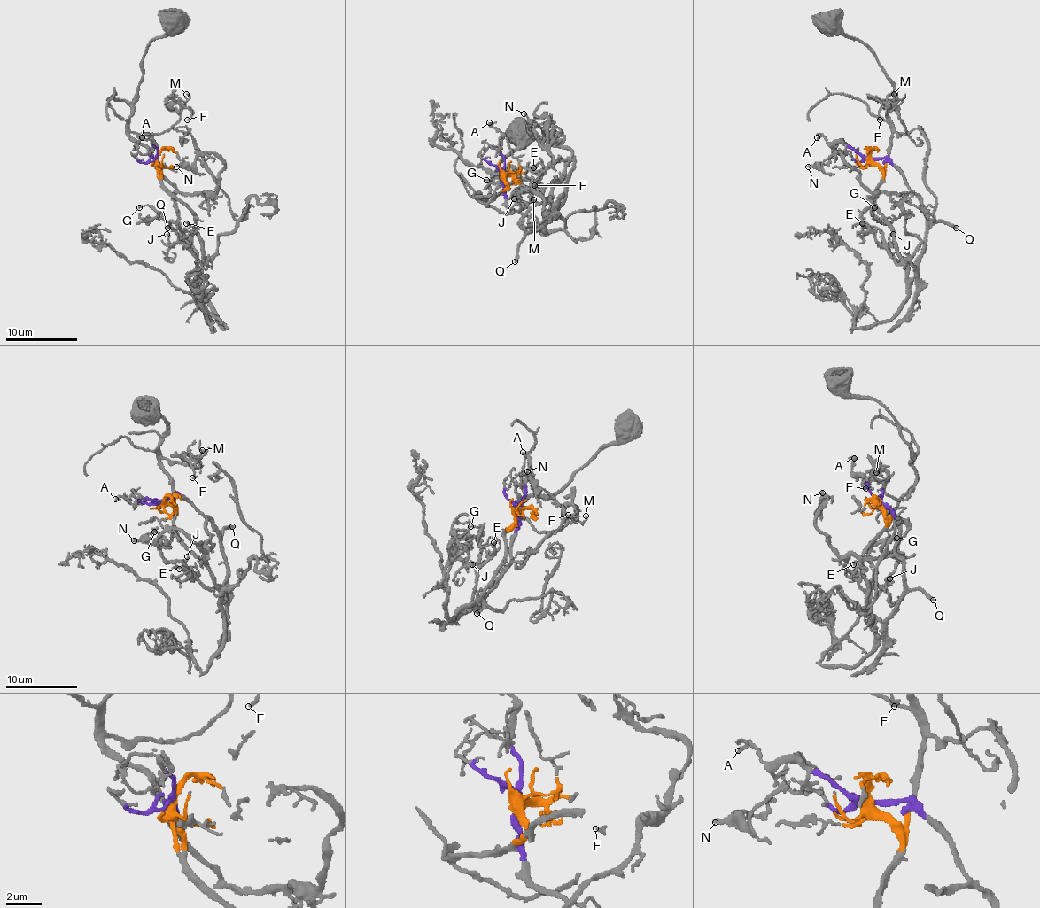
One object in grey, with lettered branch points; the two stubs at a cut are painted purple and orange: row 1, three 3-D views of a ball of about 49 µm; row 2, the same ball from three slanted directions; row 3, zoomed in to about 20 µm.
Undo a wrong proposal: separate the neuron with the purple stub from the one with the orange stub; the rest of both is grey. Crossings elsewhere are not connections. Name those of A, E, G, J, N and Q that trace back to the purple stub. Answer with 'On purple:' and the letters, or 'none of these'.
On purple: A, E, G, J, N, Q

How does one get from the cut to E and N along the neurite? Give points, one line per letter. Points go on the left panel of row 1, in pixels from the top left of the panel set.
E: (156, 158), (158, 170), (174, 189), (180, 231), (197, 262), (187, 248), (192, 228), (187, 222)
N: (156, 158), (158, 170), (178, 190), (192, 194), (213, 192), (224, 165), (212, 152), (176, 166)

